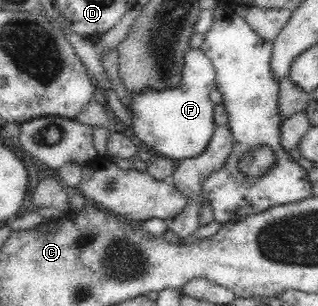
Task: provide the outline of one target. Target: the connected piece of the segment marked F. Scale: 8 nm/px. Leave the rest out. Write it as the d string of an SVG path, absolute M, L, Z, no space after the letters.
M200 48L190 49L184 56L181 83L177 87L160 91L147 87L131 93L129 104L125 105L131 118L129 129L153 155L178 160L199 155L207 147L216 128L214 104L209 98L209 92L215 88L215 76L216 71L203 51Z

